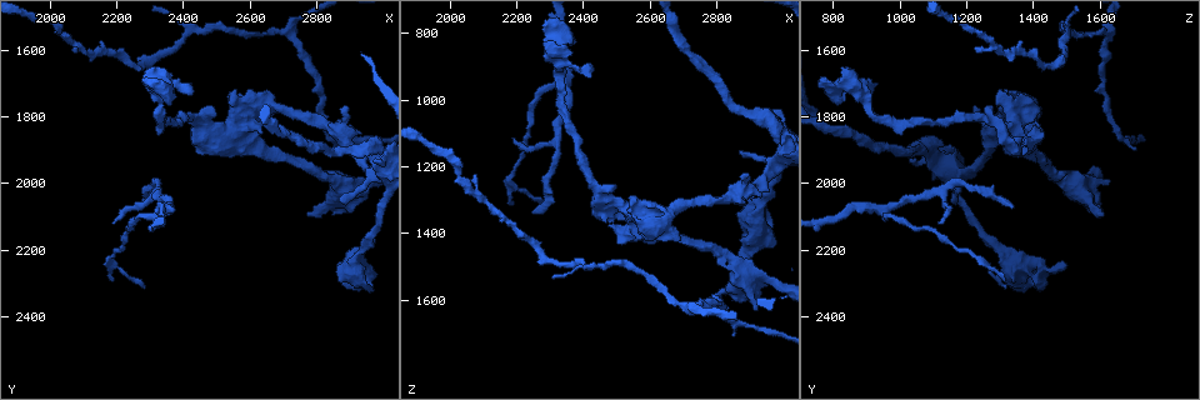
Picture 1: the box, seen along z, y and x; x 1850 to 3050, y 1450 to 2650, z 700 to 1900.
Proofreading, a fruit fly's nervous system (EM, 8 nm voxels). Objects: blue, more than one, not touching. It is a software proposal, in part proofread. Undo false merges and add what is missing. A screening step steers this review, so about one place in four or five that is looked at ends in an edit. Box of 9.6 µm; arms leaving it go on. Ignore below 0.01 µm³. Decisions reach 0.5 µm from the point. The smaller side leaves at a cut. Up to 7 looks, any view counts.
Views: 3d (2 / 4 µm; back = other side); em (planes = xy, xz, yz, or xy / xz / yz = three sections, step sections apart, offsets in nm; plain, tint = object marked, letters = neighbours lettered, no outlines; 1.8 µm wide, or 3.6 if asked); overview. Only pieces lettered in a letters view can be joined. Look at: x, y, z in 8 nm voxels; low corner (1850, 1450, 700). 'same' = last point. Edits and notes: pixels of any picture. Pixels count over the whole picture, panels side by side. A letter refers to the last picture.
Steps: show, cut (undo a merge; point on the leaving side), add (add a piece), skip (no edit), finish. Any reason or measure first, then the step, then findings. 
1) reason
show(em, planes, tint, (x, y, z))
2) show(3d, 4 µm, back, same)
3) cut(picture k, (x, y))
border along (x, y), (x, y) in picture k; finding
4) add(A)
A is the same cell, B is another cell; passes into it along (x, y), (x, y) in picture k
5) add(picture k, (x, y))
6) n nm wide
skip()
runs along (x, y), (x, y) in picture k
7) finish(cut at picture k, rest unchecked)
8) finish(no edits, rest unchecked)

thin end
show(3d, 4 µm, (2190, 2290, 1310))

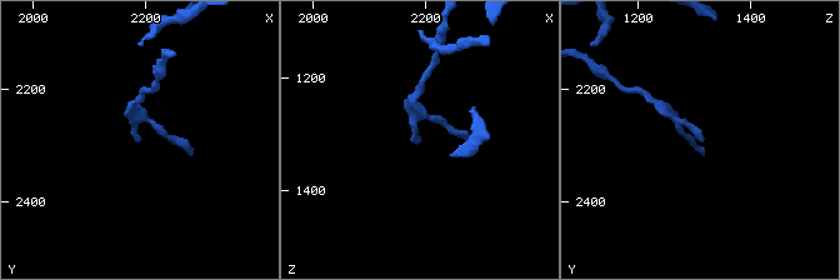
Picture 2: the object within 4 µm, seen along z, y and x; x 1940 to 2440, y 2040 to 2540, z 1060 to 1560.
show(em, planes, letters, (2190, 2295, 1310))

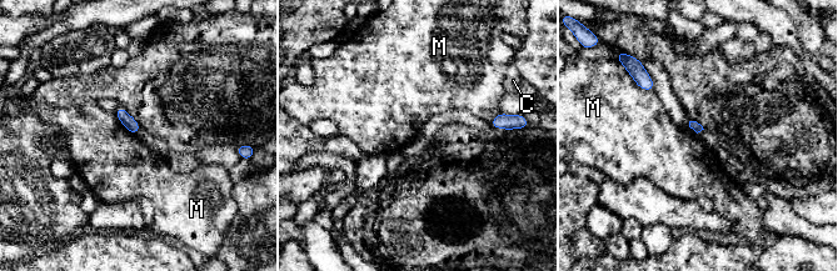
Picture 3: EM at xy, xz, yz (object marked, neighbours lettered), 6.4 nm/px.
skip()
C and M are other cells; border along (114, 113), (119, 121), (135, 135) in picture 3; none of them fits

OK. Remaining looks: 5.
tapers out
show(em, planes, letters, (2250, 2070, 1330))

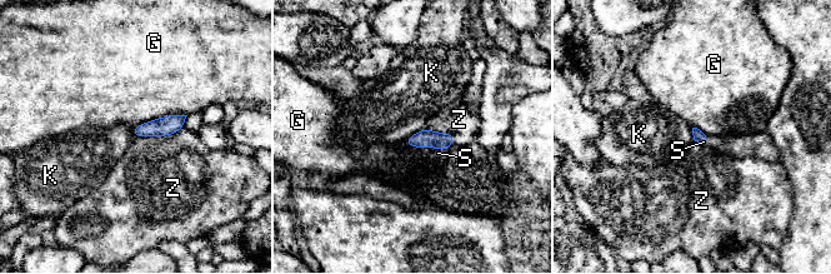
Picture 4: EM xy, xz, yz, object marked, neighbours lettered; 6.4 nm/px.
add(S)
S is the same cell, G, K and Z are other cells; the neuron continues

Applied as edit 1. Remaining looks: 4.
sharp bend
show(3d, 4 µm, back, (2970, 1890, 1070))

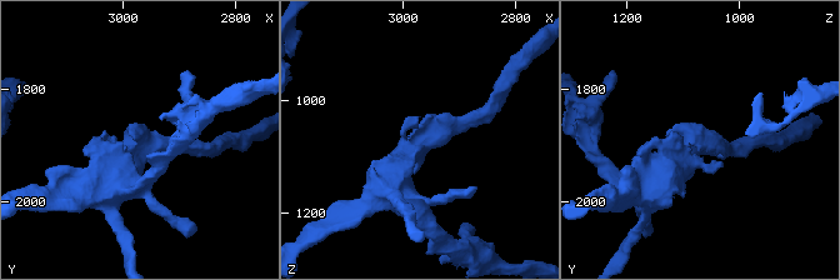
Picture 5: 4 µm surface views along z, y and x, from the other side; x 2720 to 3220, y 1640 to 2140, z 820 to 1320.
shape alone is not enough
show(em, yz, step 16, tint, (2975, 1890, 1080))

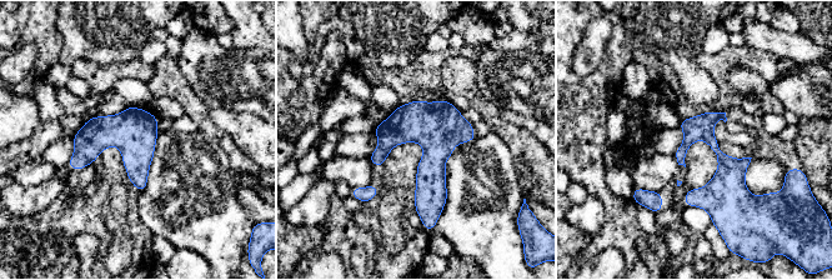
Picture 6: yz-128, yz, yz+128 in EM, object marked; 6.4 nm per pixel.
show(em, planes, letters, same)

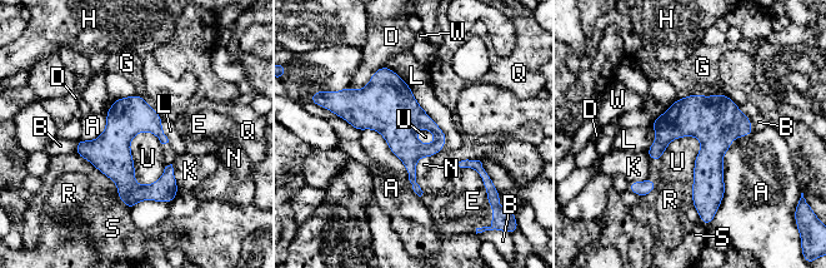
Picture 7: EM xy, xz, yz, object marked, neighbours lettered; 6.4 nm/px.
skip()
A, B, D, E, G, H, K, L, N, Q, R, S, U and W are other cells; border along (149, 130), (130, 142), (138, 185) in picture 7; all the same neuron

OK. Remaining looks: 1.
finish(add at picture 4, rest unchecked)

